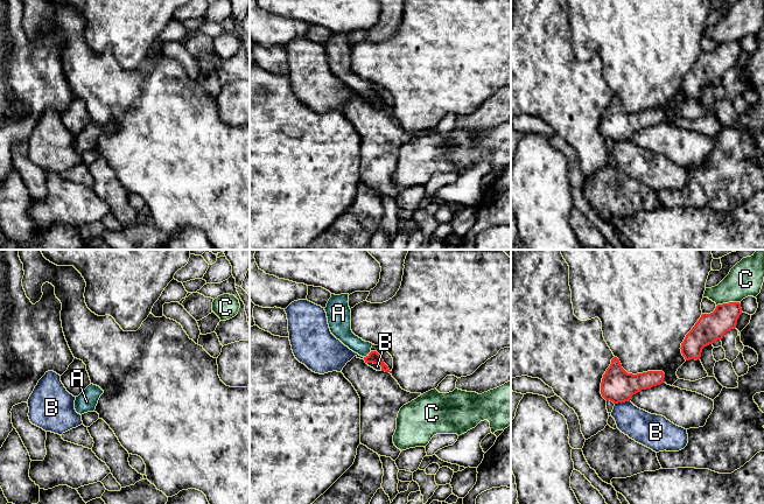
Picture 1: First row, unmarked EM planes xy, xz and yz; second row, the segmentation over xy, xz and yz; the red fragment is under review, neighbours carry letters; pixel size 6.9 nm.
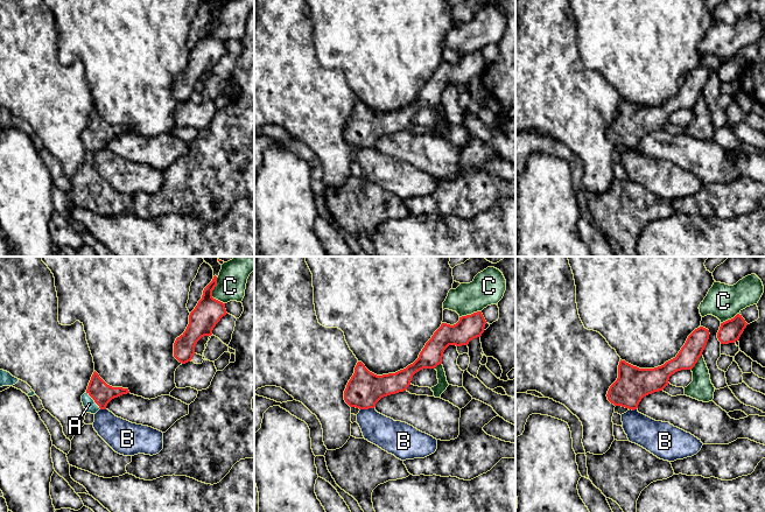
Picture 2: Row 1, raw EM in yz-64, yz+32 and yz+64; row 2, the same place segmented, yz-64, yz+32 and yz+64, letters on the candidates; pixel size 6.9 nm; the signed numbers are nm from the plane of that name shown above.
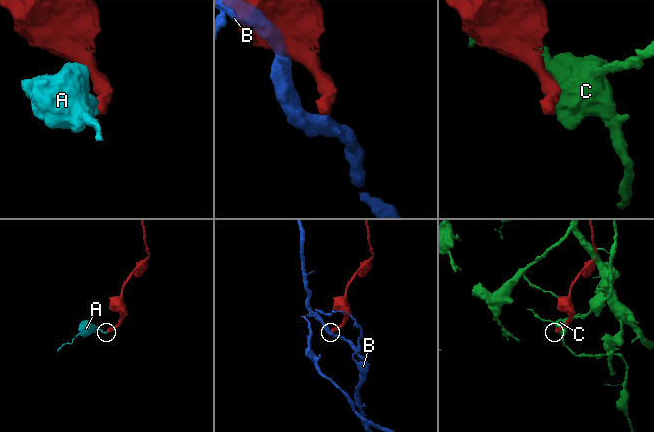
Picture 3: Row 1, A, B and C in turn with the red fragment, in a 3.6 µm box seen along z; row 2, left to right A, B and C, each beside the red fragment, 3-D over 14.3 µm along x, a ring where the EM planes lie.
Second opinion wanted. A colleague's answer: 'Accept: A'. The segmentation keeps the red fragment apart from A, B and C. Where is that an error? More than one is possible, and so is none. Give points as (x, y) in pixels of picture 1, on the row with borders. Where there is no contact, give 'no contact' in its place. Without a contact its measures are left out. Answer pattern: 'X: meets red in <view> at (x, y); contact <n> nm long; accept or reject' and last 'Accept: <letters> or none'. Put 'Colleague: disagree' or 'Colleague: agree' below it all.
A: meets red in xz at (369, 354); contact 70 nm long; accept
B: meets red in yz at (622, 401); contact 110 nm long; reject
C: meets red in yz at (727, 303); contact 160 nm long; reject
Accept: A
Colleague: agree

